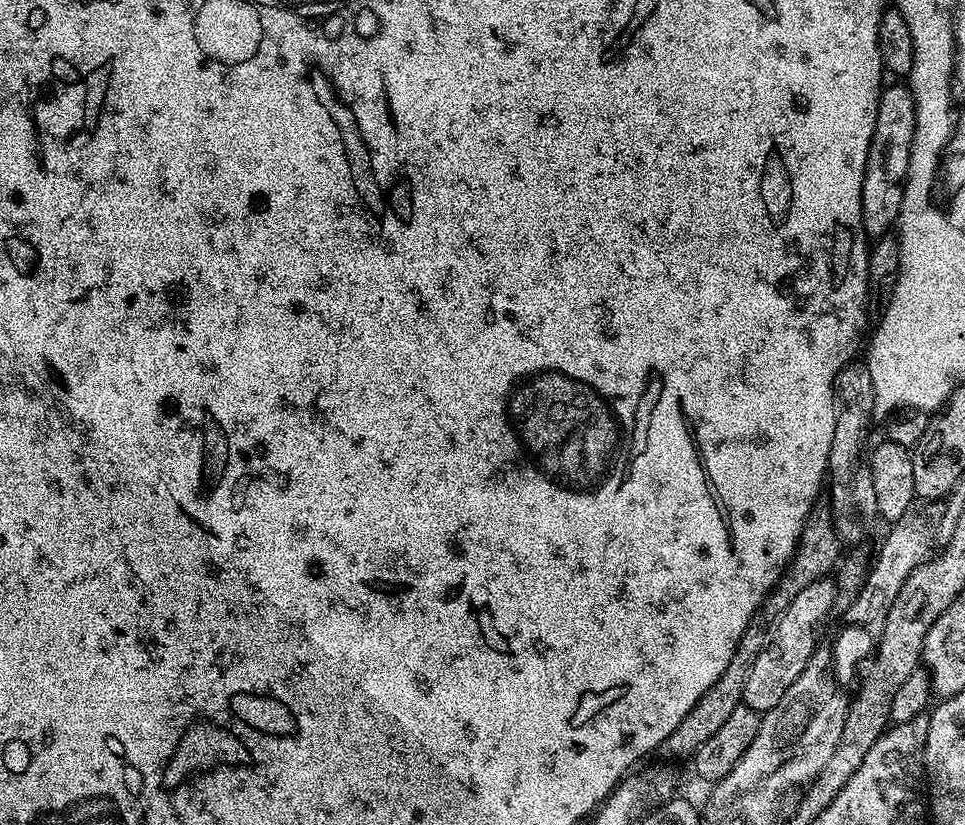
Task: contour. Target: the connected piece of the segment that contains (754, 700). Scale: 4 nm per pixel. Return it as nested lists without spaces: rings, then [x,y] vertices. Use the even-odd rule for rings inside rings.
[[[821,578],[810,582],[806,590],[801,590],[776,617],[776,625],[770,628],[770,639],[765,643],[764,649],[754,658],[754,666],[750,666],[746,686],[744,687],[743,703],[755,712],[770,711],[778,702],[782,702],[782,694],[794,686],[794,678],[806,670],[806,662],[810,662],[810,654],[814,654],[820,627],[828,616],[828,611],[836,608],[836,581],[832,578]]]

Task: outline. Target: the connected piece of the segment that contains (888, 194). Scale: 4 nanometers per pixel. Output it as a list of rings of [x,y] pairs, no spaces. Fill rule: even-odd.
[[[904,82],[892,83],[880,93],[878,118],[874,122],[874,134],[866,154],[866,174],[862,178],[862,226],[865,236],[872,242],[889,235],[897,227],[916,133],[916,100],[912,97],[912,89]]]

